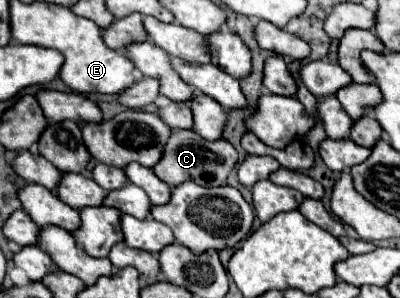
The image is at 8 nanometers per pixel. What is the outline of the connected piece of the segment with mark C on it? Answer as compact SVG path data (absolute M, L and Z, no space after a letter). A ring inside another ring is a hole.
M172 130L172 136L164 148L164 156L160 160L160 164L156 164L152 170L154 174L164 180L170 186L182 184L182 182L196 182L200 186L224 186L228 174L232 172L232 168L238 164L238 152L234 150L234 146L220 138L216 142L208 142L204 138L200 138L200 134L196 134L194 130Z

